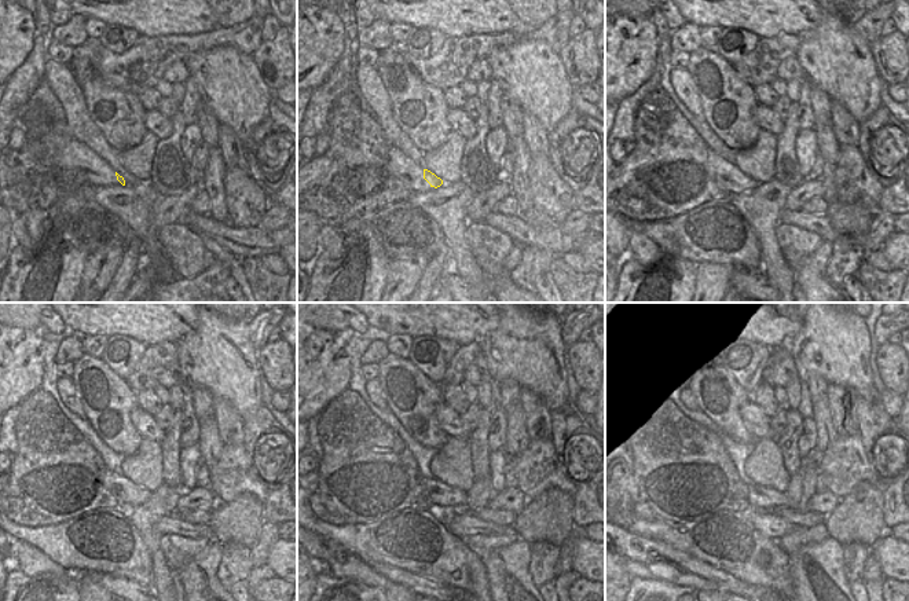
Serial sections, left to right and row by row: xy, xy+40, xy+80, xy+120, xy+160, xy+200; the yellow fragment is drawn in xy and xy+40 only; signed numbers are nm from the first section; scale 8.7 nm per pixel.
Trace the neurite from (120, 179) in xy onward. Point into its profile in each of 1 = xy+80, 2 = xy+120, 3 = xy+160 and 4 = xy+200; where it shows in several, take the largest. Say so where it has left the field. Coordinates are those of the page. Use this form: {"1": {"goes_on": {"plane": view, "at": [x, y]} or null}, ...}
{"1": {"goes_on": {"plane": "xy+80", "at": [747, 183]}}, "2": {"goes_on": {"plane": "xy+120", "at": [134, 493]}}, "3": {"goes_on": {"plane": "xy+160", "at": [442, 493]}}, "4": {"goes_on": {"plane": "xy+200", "at": [765, 498]}}}

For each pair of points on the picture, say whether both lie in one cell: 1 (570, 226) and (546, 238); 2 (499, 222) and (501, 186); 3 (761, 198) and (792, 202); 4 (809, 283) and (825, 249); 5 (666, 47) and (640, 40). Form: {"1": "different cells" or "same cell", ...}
{"1": "different cells", "2": "different cells", "3": "different cells", "4": "same cell", "5": "different cells"}

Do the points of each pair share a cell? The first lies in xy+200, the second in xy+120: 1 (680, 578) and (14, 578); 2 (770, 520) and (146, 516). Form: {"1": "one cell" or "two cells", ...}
{"1": "two cells", "2": "two cells"}

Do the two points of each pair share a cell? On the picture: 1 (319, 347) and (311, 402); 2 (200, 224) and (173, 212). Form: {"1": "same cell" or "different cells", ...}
{"1": "same cell", "2": "different cells"}

